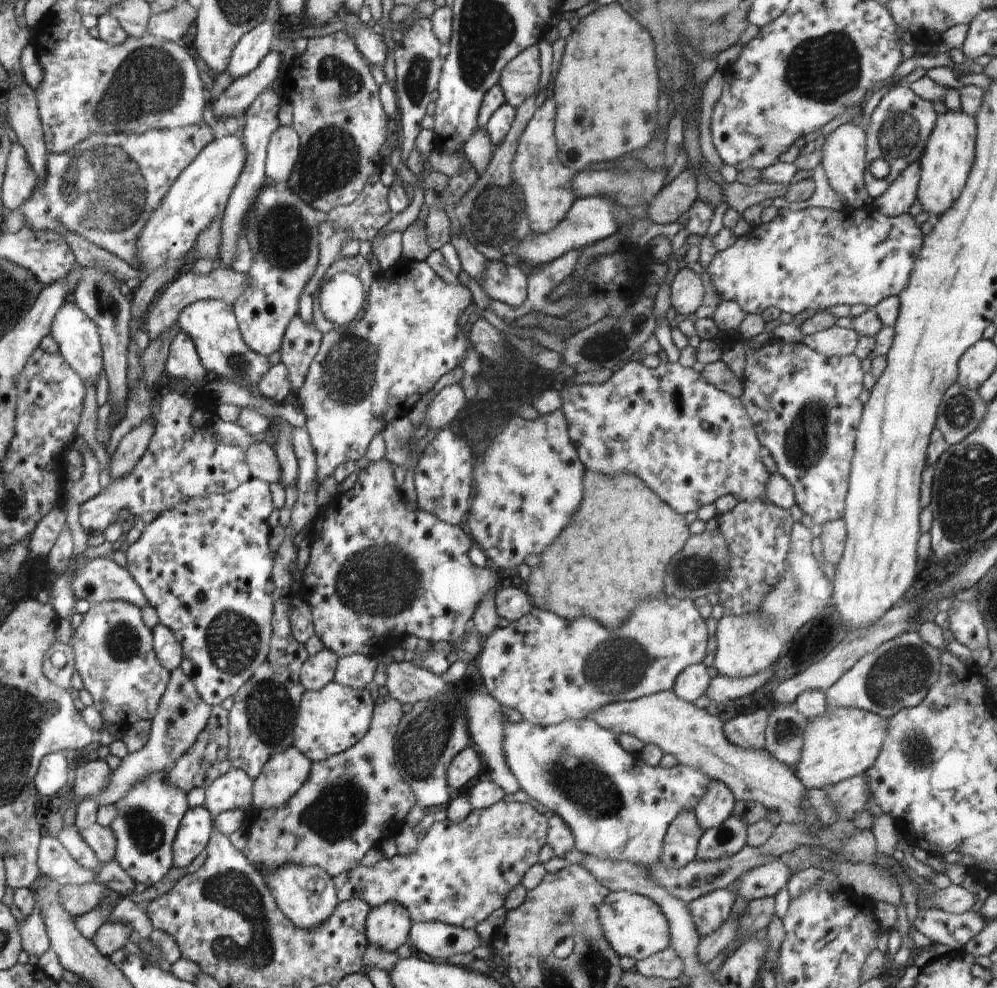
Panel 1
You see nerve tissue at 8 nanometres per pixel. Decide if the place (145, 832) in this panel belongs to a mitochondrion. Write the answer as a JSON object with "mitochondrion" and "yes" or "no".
{"mitochondrion":"yes"}

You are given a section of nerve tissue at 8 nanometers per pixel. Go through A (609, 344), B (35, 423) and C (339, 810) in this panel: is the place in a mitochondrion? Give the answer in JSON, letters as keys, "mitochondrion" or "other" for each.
{"A":"mitochondrion","B":"other","C":"mitochondrion"}

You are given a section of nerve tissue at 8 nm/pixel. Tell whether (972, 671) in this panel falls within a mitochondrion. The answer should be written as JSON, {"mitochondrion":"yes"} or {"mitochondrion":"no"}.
{"mitochondrion":"no"}

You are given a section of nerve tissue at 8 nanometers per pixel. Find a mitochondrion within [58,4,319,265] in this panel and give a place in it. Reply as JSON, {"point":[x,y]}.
{"point":[151,79]}

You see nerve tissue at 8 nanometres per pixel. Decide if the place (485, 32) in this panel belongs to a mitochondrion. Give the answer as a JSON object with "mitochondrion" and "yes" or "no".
{"mitochondrion":"yes"}

